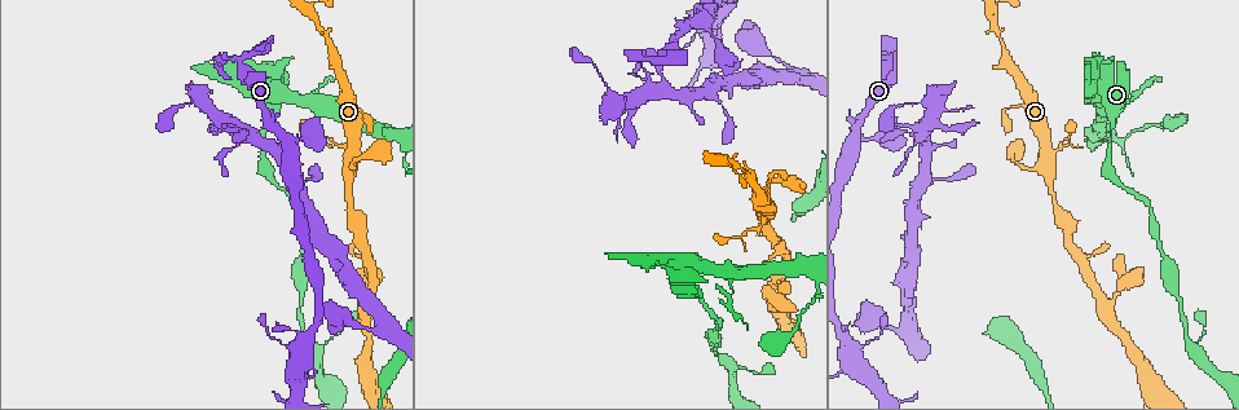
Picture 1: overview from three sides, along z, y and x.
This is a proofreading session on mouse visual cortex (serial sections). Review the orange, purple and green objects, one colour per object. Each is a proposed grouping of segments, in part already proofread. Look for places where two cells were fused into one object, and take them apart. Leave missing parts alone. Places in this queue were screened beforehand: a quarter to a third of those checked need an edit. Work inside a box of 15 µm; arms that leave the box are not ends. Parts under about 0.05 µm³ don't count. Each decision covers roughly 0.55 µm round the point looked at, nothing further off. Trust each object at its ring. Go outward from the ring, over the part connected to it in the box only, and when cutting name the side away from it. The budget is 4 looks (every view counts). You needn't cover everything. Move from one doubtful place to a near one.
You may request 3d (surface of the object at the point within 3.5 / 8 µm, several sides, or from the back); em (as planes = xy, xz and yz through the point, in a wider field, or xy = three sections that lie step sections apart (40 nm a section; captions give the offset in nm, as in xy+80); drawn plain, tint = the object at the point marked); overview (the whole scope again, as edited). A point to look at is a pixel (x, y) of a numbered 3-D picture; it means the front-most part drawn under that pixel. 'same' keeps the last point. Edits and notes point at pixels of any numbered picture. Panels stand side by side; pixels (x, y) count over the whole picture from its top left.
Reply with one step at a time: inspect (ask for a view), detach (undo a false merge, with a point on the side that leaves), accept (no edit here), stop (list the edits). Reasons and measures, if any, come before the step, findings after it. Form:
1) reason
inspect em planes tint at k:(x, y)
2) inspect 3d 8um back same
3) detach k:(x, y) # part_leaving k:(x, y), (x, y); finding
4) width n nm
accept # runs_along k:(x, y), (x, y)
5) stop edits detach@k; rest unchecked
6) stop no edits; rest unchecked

thick turns thin
inspect em xy step 3 tint at 1:(249, 92)

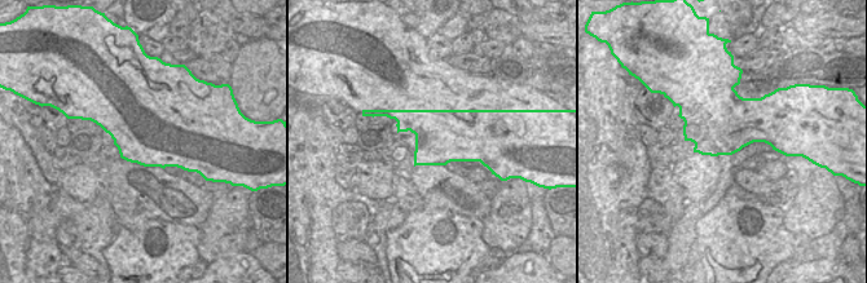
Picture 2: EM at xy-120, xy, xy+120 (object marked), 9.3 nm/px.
wider look
inspect 3d 3.5um same

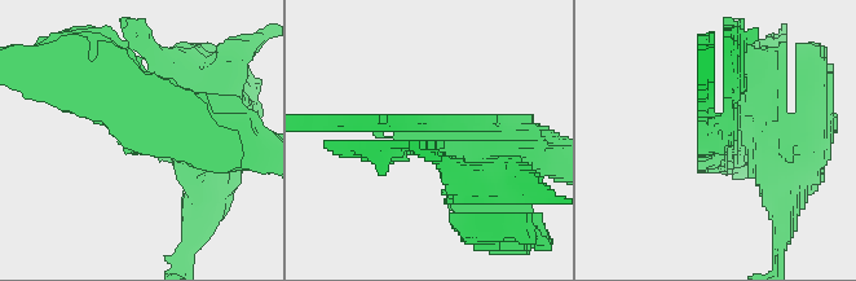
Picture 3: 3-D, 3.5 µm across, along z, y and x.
detach 3:(720, 131) # part_leaving 3:(737, 118), (727, 146), (746, 158); a second cell is stuck on

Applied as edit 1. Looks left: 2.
sudden change in width
inspect 3d 8um at 1:(343, 330)

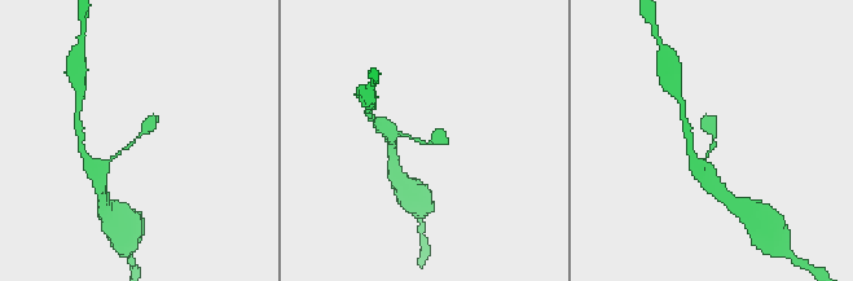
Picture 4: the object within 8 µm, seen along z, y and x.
inspect em xy step 5 tint at 4:(424, 143)

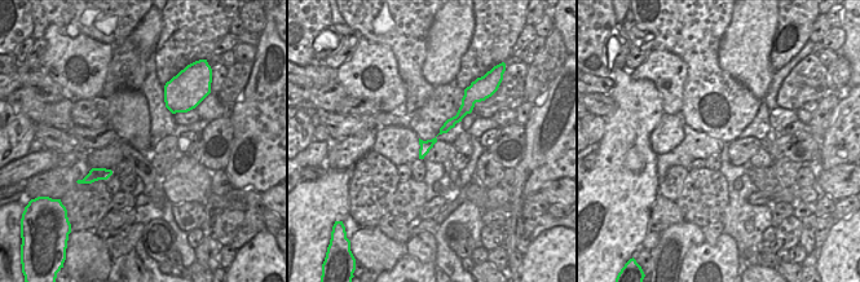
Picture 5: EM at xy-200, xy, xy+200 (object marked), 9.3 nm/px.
accept # runs_along 4:(105, 165), (135, 143), (157, 118); one cell here

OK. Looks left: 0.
stop edits detach@3; rest unchecked

